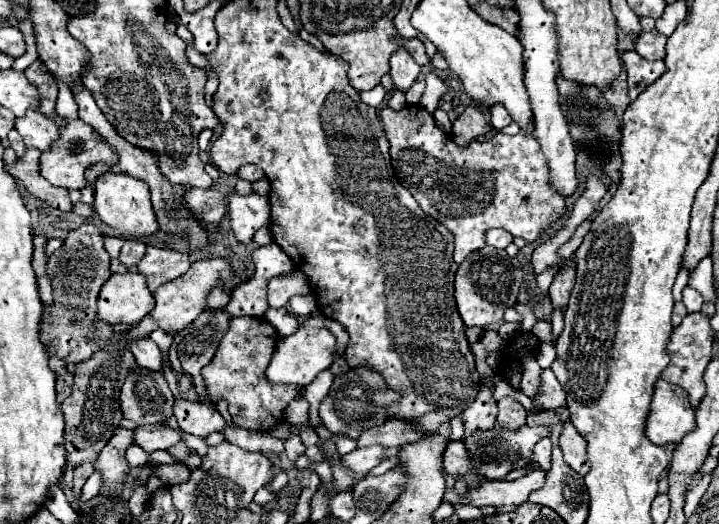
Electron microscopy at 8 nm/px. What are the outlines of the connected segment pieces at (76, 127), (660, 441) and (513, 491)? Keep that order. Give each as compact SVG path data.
M82 119L68 121L66 127L60 129L60 139L54 141L52 149L42 153L40 157L40 175L48 179L56 187L66 187L66 189L84 189L88 185L86 179L86 169L96 165L96 163L106 163L114 167L118 163L116 151Z
M658 379L654 383L654 395L646 417L646 437L654 445L678 445L678 441L682 441L694 425L696 415L686 391L674 383Z
M534 469L516 481L484 481L478 489L468 489L466 497L460 497L456 489L444 493L444 501L448 503L464 503L474 507L500 507L500 505L522 505L528 501L528 495L540 487L544 487L546 473L542 469Z

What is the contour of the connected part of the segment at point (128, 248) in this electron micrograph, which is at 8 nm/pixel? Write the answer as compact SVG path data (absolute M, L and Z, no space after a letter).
M124 241L124 247L122 247L118 259L126 267L132 267L132 265L138 265L144 255L146 255L146 245L142 241Z

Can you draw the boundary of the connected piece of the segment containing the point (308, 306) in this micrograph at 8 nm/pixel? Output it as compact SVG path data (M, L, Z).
M306 295L306 297L292 297L290 299L290 311L296 315L296 317L308 317L310 311L316 307L316 301L314 301L314 295Z

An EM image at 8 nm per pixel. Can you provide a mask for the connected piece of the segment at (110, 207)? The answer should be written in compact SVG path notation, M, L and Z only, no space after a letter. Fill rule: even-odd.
M104 173L94 183L94 211L102 223L116 229L124 239L142 239L158 231L158 221L150 203L150 193L144 181L124 173Z

